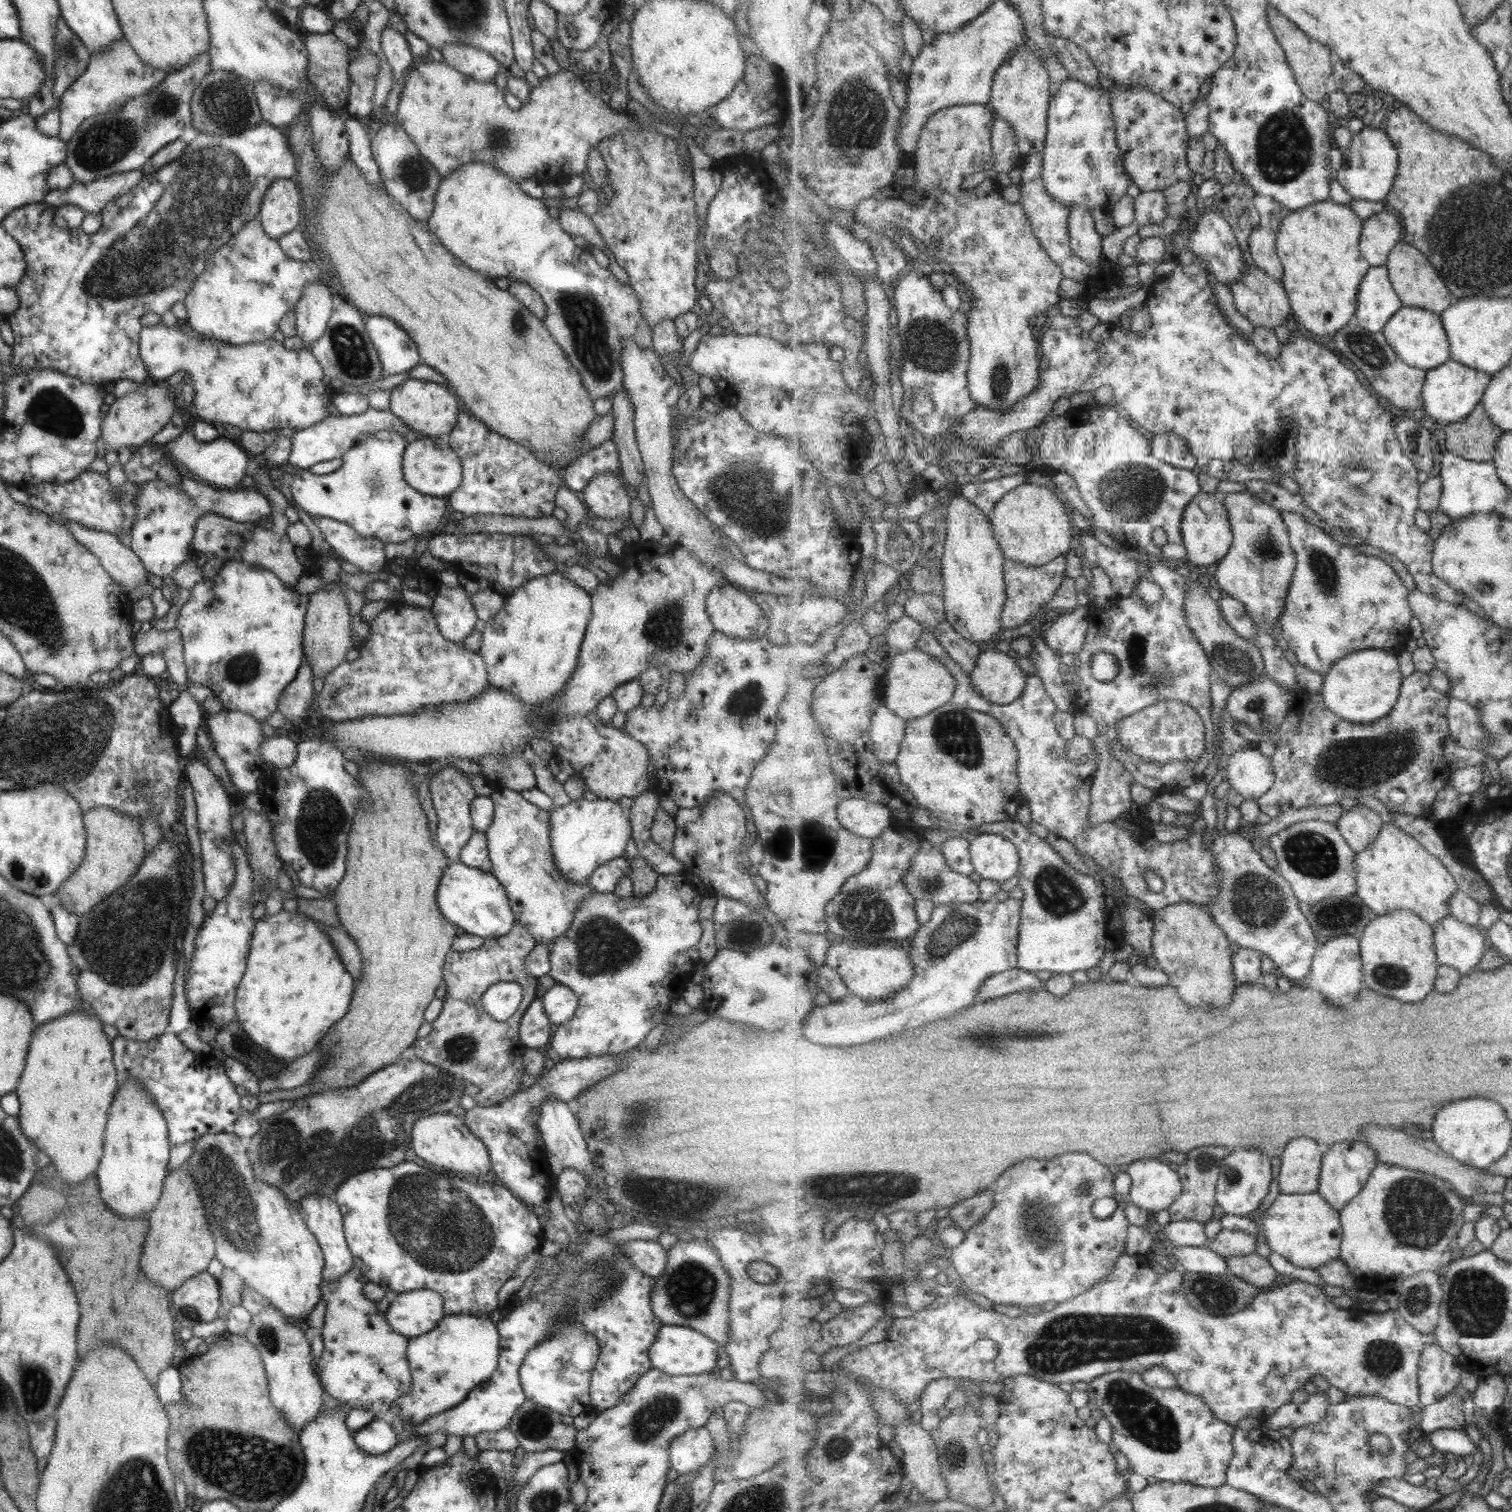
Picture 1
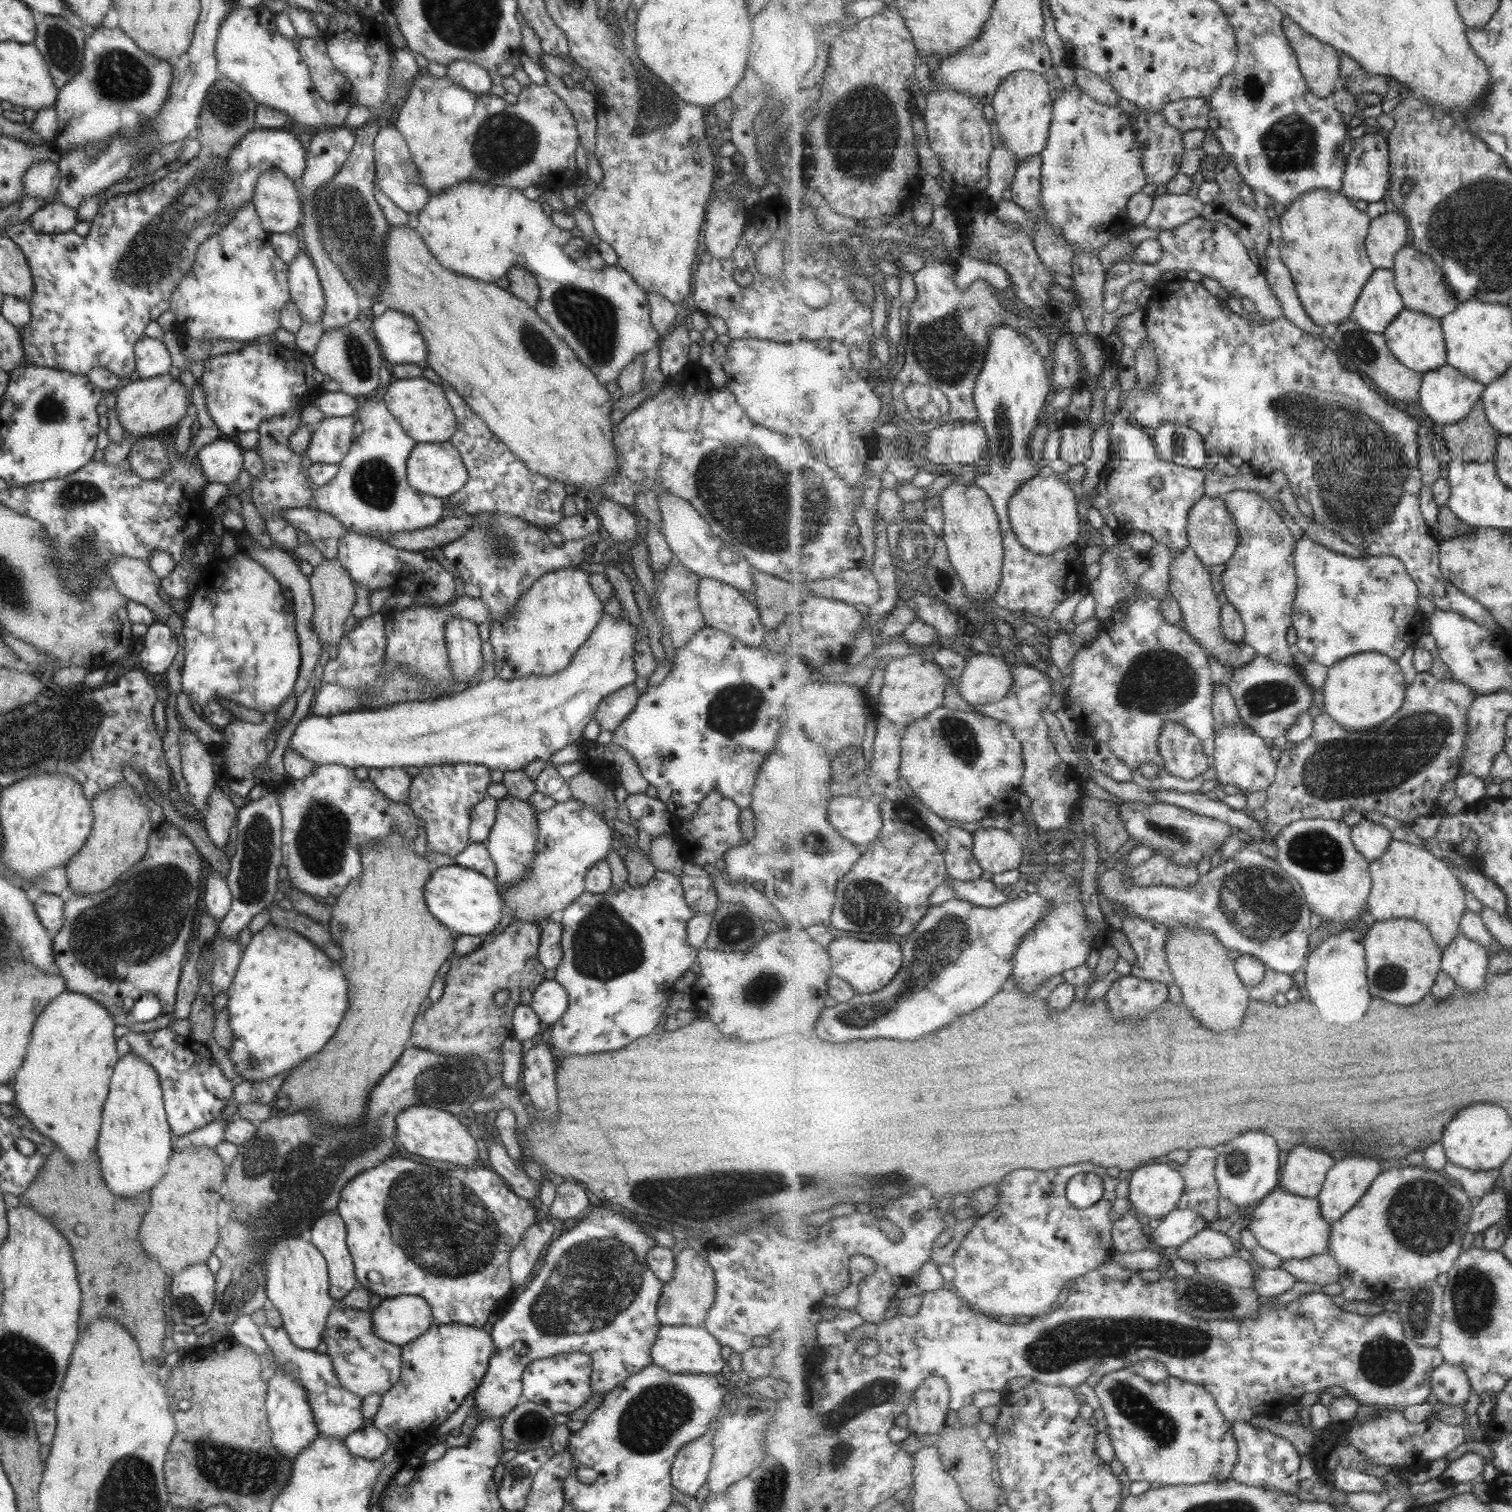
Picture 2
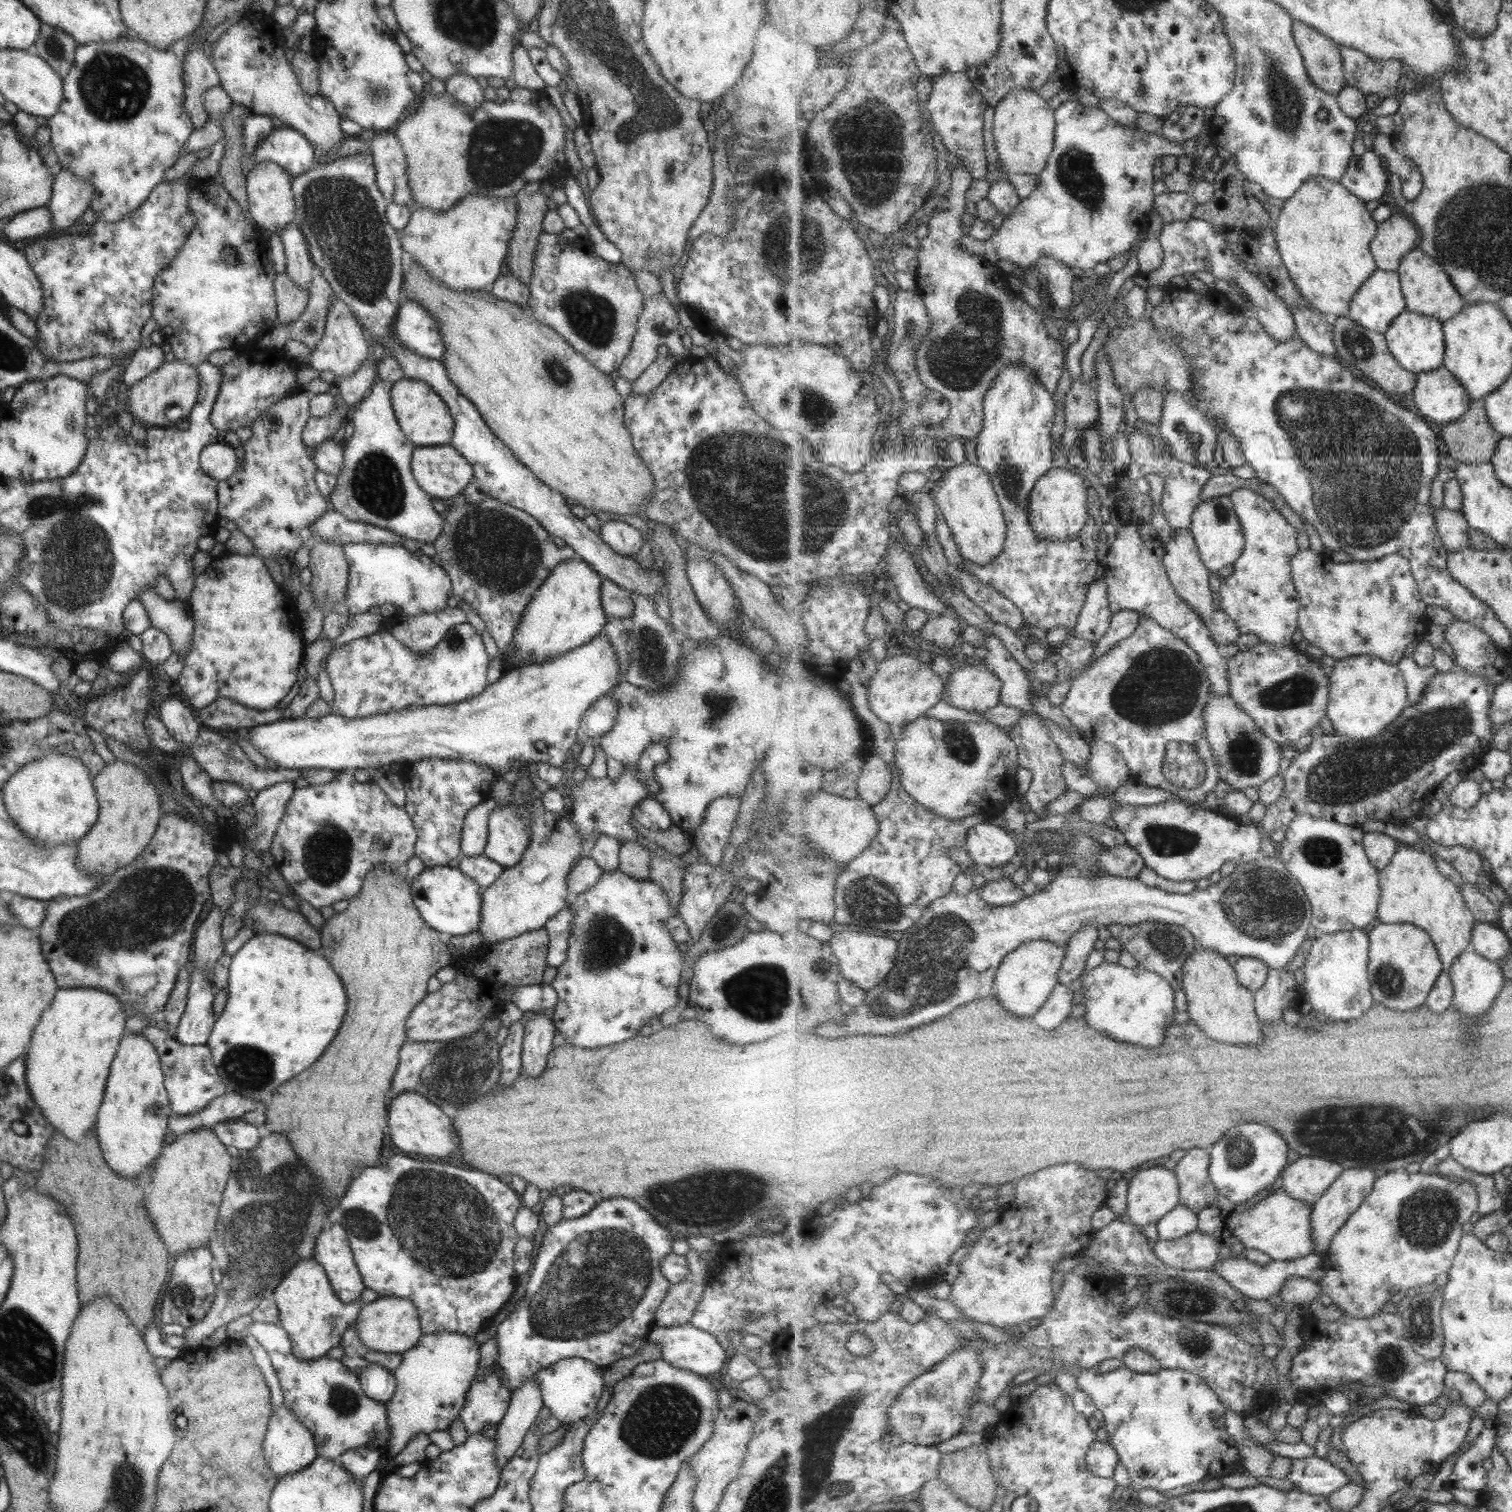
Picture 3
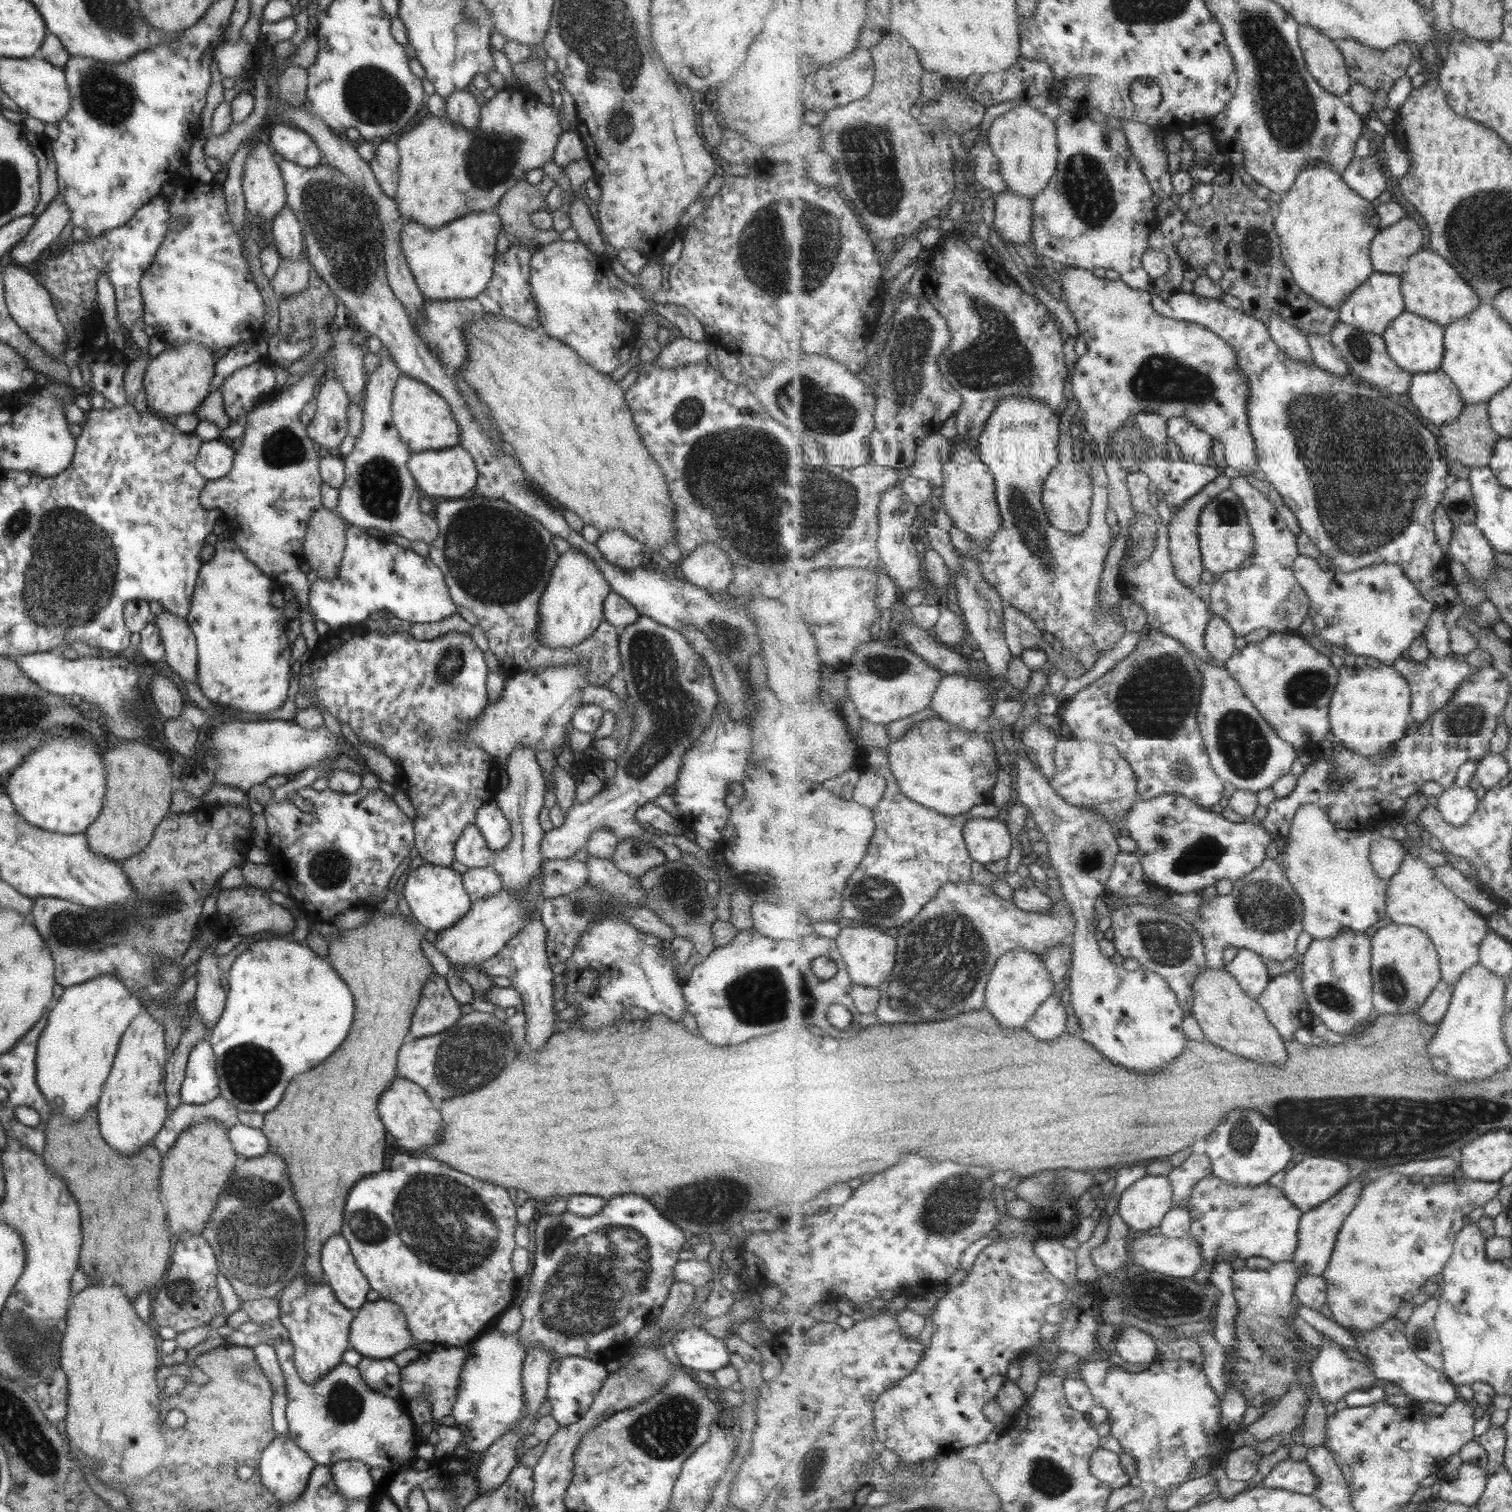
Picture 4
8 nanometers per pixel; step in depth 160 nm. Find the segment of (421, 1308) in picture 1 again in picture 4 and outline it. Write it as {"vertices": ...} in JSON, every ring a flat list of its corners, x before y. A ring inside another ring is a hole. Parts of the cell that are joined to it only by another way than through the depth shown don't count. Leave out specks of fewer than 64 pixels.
{"vertices":[[383,1299,365,1301,349,1326,349,1348,355,1350,361,1357,373,1358,374,1360,391,1359,403,1350,409,1348,418,1349,421,1342,413,1340,405,1324,405,1316,402,1308,394,1302]]}

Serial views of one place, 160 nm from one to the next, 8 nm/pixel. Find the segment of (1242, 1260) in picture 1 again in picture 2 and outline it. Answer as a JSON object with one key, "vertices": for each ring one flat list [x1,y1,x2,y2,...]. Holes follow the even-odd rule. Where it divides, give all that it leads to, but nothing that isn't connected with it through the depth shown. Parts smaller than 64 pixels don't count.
{"vertices":[[1258,1267,1256,1270,1256,1284,1254,1288,1260,1294,1261,1298,1275,1298,1279,1294,1285,1294,1295,1286,1298,1278,1288,1270,1270,1269]]}

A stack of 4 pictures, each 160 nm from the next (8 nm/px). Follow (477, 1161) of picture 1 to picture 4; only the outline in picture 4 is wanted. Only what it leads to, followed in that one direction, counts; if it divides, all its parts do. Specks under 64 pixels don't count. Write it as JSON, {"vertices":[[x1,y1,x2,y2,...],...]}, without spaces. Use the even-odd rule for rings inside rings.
{"vertices":[[395,1078,378,1098,377,1110,386,1132,394,1138,394,1142,405,1150,419,1150,435,1146,441,1138,442,1116,433,1108,425,1091,414,1082,404,1078]]}

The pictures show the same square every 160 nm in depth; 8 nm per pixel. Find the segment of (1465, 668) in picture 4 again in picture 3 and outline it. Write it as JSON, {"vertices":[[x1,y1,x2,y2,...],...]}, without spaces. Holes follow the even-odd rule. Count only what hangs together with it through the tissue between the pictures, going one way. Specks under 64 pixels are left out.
{"vertices":[[1404,656,1397,666,1400,667,1408,685,1408,699,1411,705,1423,700,1428,682,1439,673,1435,666,1419,666,1413,657]]}

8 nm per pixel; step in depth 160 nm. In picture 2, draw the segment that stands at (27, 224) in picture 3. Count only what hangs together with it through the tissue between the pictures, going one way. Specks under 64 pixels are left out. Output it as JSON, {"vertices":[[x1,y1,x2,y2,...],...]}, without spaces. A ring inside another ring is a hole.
{"vertices":[[53,199,38,208,29,218,31,230,43,234,71,231,78,222,76,210,66,207,61,201]]}

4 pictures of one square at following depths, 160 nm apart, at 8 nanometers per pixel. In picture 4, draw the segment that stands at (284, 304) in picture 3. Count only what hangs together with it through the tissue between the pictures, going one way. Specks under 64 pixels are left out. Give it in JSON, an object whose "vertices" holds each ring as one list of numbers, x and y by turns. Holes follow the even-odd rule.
{"vertices":[[302,254,297,260,281,259,275,274,269,280,275,296,284,298,303,292,303,289,307,288,310,269,310,264]]}

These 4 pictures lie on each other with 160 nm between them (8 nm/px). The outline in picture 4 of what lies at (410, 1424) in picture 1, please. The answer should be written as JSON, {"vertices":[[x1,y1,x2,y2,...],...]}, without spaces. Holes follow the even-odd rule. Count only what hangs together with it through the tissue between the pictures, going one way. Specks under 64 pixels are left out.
{"vertices":[[435,1343,429,1354,421,1354,410,1364,406,1364,399,1369,399,1377,401,1378,399,1398,405,1404,409,1401,419,1400,419,1398,426,1398,430,1406,434,1429,441,1425,440,1418,445,1418,445,1416,451,1414,465,1354,466,1350,461,1347]]}

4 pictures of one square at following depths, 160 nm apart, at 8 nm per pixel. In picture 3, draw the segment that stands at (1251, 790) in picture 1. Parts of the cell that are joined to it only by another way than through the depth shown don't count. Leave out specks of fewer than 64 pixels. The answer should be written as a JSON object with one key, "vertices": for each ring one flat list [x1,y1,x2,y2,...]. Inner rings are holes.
{"vertices":[[1212,694,1204,710,1208,741,1220,771,1220,779,1234,790,1260,787,1281,774,1281,746,1257,726,1252,716,1231,694]]}

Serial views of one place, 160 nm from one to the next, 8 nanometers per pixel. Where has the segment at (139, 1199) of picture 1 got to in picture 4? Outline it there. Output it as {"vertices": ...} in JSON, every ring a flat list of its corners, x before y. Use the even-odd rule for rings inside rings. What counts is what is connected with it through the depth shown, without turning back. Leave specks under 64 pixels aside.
{"vertices":[[145,1011,140,1012,123,1031,105,1084,96,1102,96,1121,100,1137,119,1154,134,1154,141,1147,151,1144,161,1130,167,1116,163,1070,167,1052,164,1045,164,1028]]}

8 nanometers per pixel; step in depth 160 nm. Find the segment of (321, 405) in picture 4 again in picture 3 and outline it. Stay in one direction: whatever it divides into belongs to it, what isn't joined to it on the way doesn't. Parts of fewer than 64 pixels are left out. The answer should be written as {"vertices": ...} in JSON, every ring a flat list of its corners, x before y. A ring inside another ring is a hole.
{"vertices":[[338,405,329,415,323,417,310,416,301,432,302,443,307,449,311,450,325,439,335,435,343,420,343,410]]}

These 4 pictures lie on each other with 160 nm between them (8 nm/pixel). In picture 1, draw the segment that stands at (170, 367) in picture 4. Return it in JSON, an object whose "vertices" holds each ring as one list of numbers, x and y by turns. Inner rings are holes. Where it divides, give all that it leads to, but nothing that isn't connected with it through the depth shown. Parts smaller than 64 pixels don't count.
{"vertices":[[141,384,136,392,129,392,109,405,106,416,101,420,98,442,103,443,106,450,115,451,125,446,132,450,142,446,168,423,179,404,179,400,172,399,165,388]]}

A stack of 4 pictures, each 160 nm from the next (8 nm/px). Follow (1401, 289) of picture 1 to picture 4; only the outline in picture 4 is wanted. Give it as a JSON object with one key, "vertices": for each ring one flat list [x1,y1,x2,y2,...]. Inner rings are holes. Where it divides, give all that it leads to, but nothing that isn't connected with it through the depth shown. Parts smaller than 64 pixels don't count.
{"vertices":[[1428,248,1409,257,1407,269,1401,277,1406,310,1444,327,1467,317,1483,302,1471,283,1455,270,1451,262]]}

